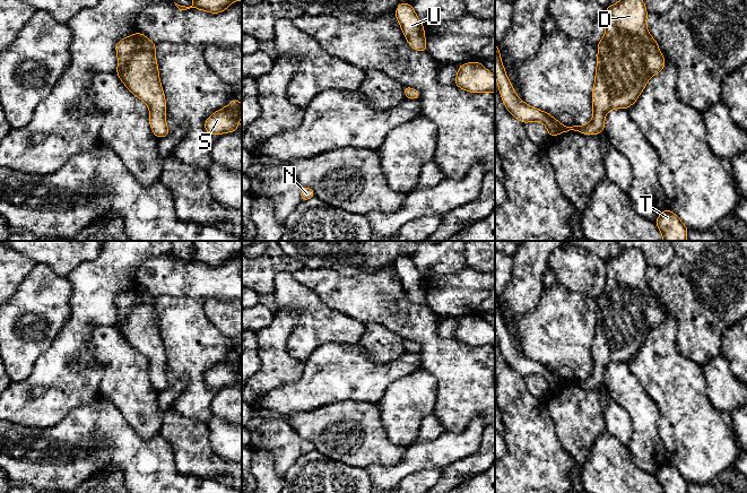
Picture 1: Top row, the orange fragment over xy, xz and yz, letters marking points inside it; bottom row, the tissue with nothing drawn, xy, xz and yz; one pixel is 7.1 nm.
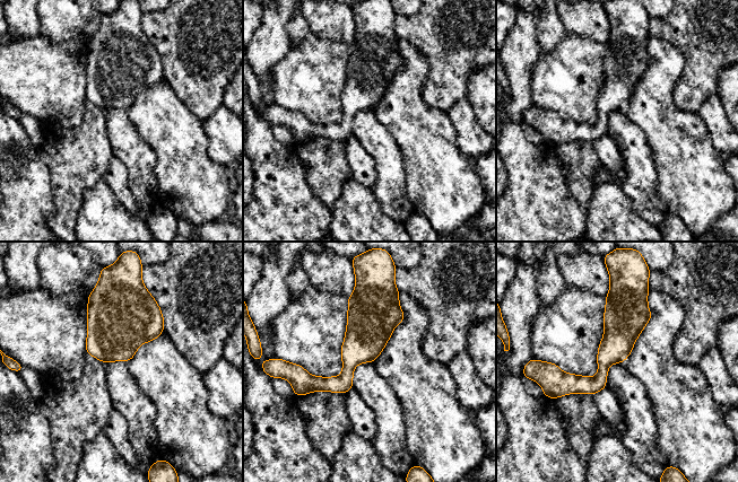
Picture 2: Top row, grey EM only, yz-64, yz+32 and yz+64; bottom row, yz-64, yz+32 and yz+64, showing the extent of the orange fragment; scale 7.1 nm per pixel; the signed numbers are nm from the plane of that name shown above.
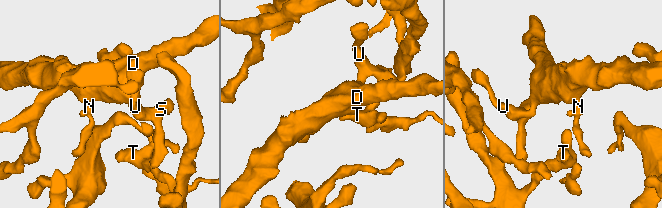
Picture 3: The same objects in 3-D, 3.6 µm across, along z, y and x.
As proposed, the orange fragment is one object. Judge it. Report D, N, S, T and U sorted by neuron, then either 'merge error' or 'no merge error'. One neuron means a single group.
D N S T U; no merge error

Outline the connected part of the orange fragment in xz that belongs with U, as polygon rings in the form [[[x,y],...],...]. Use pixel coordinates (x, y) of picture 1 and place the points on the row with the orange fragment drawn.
[[[399,3],[394,12],[409,45],[414,50],[427,52],[424,25],[416,16],[412,6],[410,3]]]

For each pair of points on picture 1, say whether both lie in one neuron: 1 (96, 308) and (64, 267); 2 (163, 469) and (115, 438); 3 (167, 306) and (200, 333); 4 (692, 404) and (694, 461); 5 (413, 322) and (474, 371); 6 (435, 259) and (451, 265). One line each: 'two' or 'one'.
1: two
2: one
3: one
4: one
5: one
6: one

